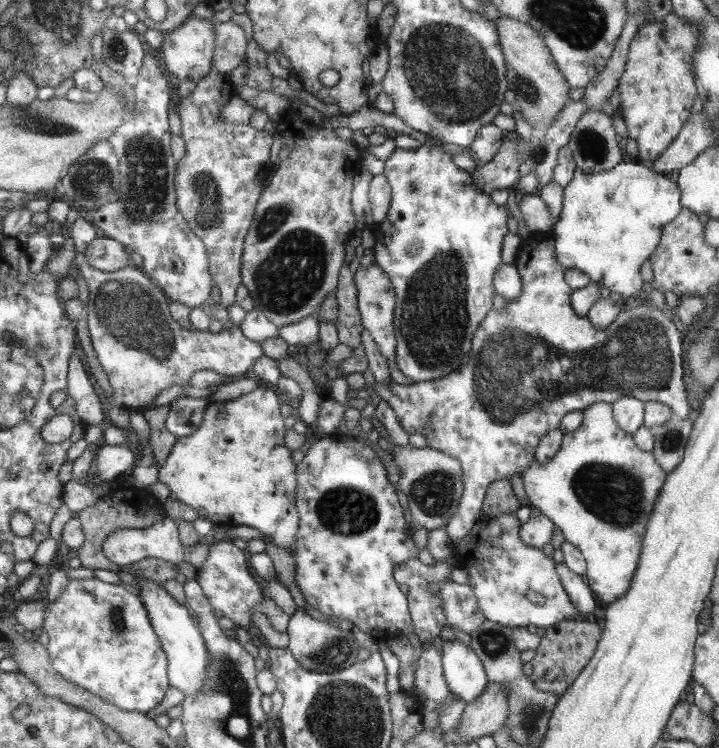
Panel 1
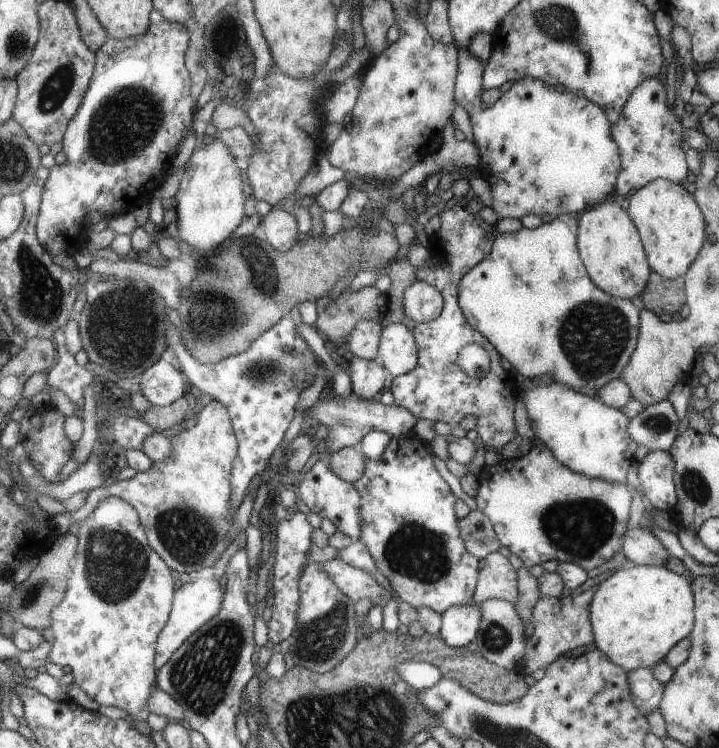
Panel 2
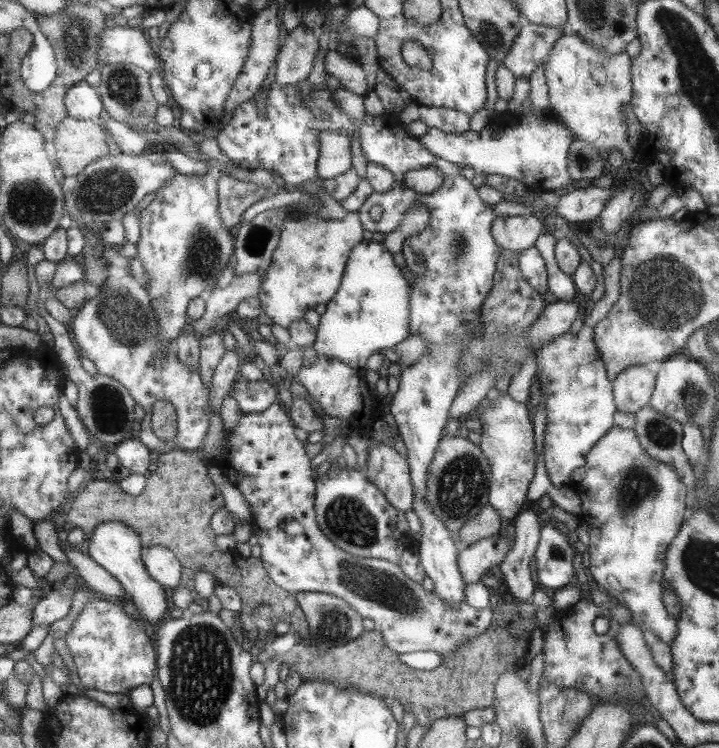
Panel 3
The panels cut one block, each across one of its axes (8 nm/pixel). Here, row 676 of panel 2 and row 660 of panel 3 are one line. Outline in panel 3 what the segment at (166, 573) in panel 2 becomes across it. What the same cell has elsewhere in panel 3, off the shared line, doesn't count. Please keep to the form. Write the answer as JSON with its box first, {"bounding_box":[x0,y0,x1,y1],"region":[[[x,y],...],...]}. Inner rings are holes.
{"bounding_box":[65,593,156,694],"region":[[[94,593],[65,636],[78,670],[80,682],[88,689],[107,694],[127,694],[135,687],[149,685],[156,673],[156,650],[146,632],[122,610],[119,603]]]}

